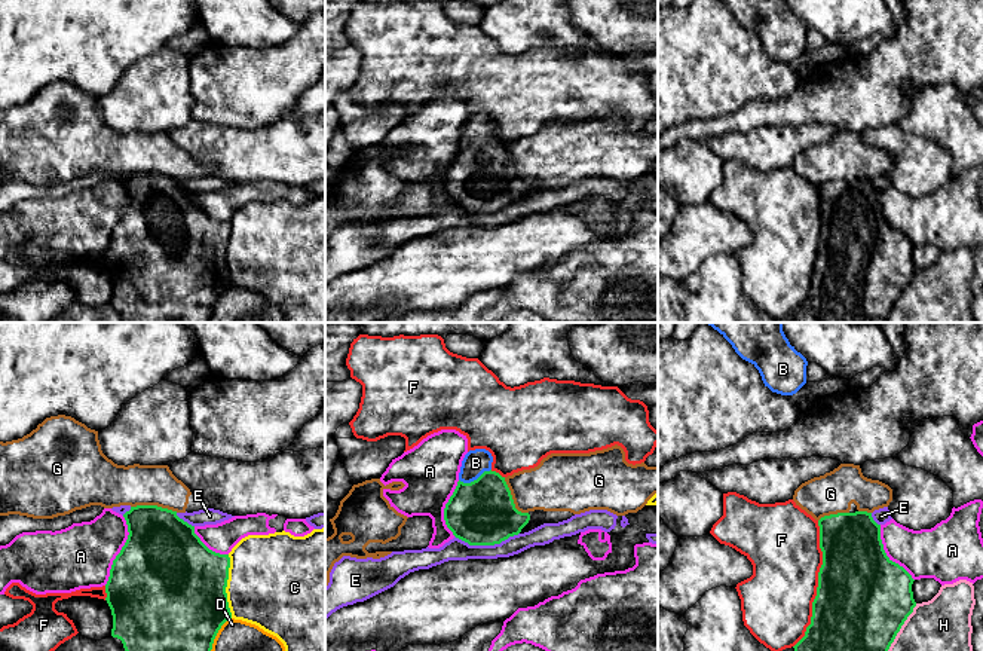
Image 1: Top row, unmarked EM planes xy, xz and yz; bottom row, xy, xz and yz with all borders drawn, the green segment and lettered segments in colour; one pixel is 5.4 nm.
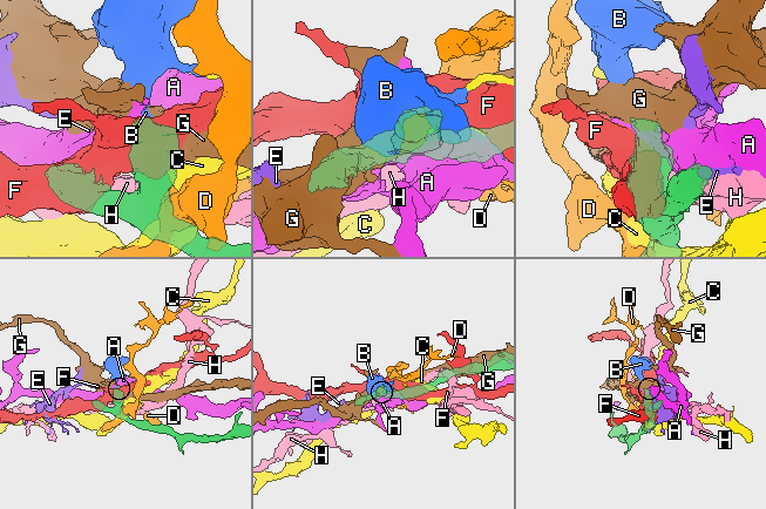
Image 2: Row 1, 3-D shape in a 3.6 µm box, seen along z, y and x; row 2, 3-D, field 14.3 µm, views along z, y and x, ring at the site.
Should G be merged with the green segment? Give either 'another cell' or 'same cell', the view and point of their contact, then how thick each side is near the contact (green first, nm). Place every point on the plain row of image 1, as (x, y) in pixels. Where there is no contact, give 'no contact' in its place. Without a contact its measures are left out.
another cell | xy (155, 173) | 400/220 nm

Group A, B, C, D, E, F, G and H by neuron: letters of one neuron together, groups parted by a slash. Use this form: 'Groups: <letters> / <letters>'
Groups: A / B / C / D / E / F / G / H

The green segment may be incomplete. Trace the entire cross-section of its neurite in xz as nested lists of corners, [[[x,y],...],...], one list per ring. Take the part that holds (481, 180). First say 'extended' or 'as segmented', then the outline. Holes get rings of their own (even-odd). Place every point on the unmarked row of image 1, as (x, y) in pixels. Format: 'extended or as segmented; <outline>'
extended; [[[469,117],[444,175],[447,195],[469,213],[500,211],[518,202],[530,187],[529,180],[515,175],[505,144],[492,137],[492,129],[489,117]]]

